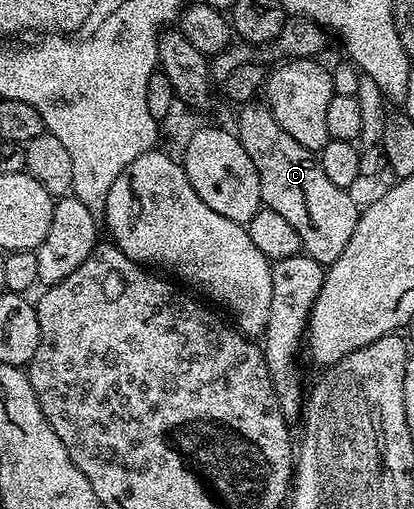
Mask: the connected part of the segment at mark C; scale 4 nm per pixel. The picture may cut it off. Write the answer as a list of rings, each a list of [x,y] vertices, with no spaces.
[[[252,100],[239,107],[240,115],[236,118],[234,133],[242,148],[246,148],[246,156],[250,156],[260,177],[260,201],[278,212],[278,216],[282,216],[282,220],[298,232],[307,257],[321,264],[330,264],[342,256],[342,248],[346,248],[350,236],[354,236],[361,207],[356,206],[348,190],[326,180],[319,157],[313,151],[302,148],[302,144],[298,144],[298,140],[294,140],[290,132],[285,132],[278,120],[274,120],[267,105],[258,101]]]

